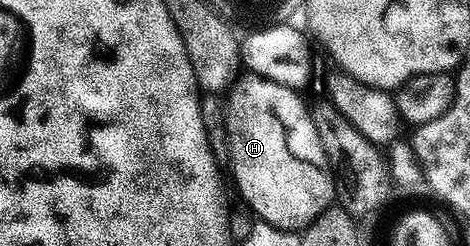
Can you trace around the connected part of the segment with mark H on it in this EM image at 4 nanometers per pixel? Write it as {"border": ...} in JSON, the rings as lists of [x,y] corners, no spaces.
{"border":[[[249,72],[231,85],[228,97],[224,102],[226,141],[230,144],[228,161],[245,205],[261,221],[276,228],[305,230],[336,198],[335,175],[318,163],[325,163],[327,156],[316,132],[311,107],[302,103],[299,91]]]}

